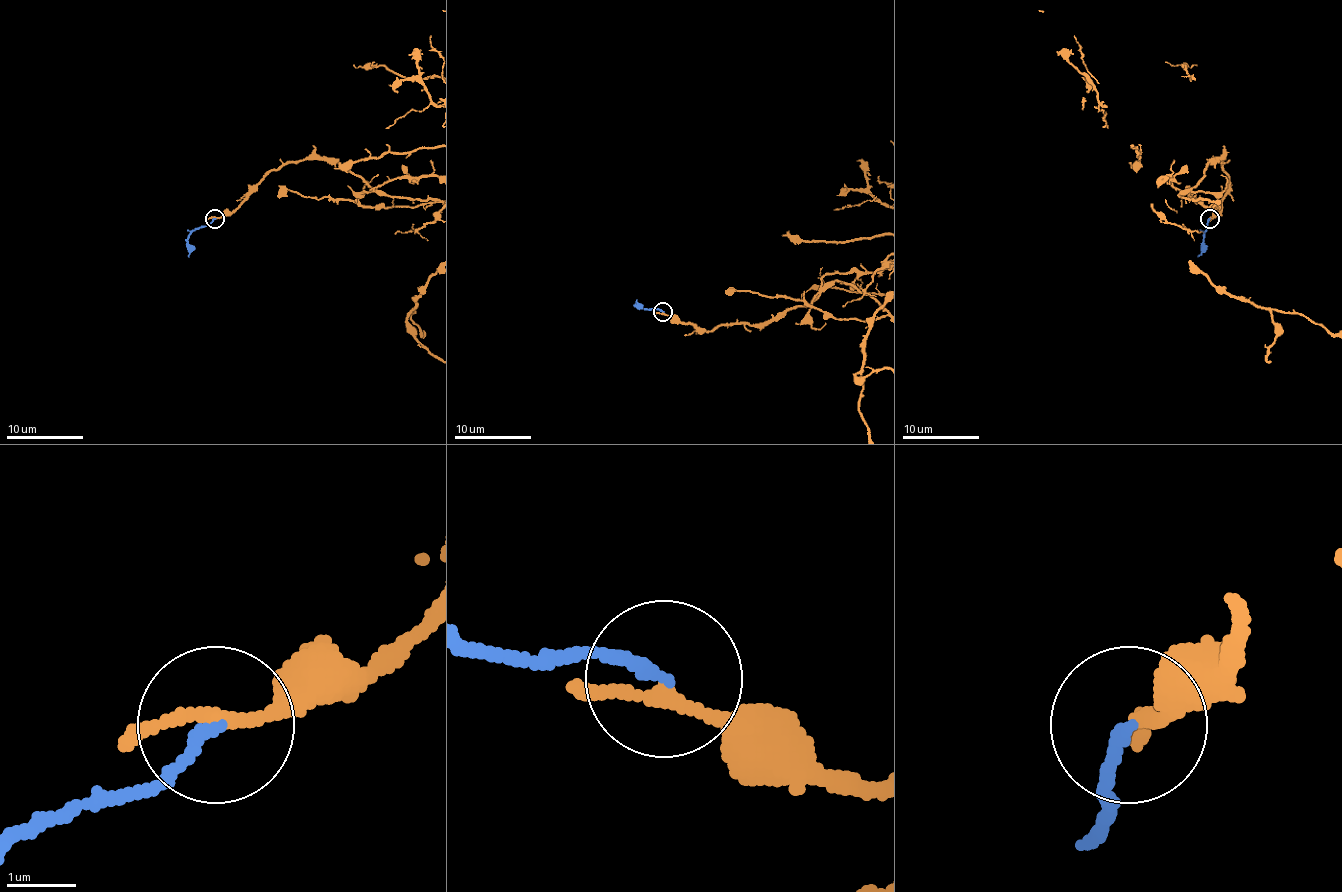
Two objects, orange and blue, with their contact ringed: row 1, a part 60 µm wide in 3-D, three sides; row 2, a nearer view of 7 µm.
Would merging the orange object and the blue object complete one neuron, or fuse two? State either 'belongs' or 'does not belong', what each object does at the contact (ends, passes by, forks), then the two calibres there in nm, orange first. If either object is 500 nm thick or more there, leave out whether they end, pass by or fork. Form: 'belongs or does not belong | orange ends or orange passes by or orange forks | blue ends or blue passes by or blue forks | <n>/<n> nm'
belongs | orange passes by | blue ends | 180/180 nm

